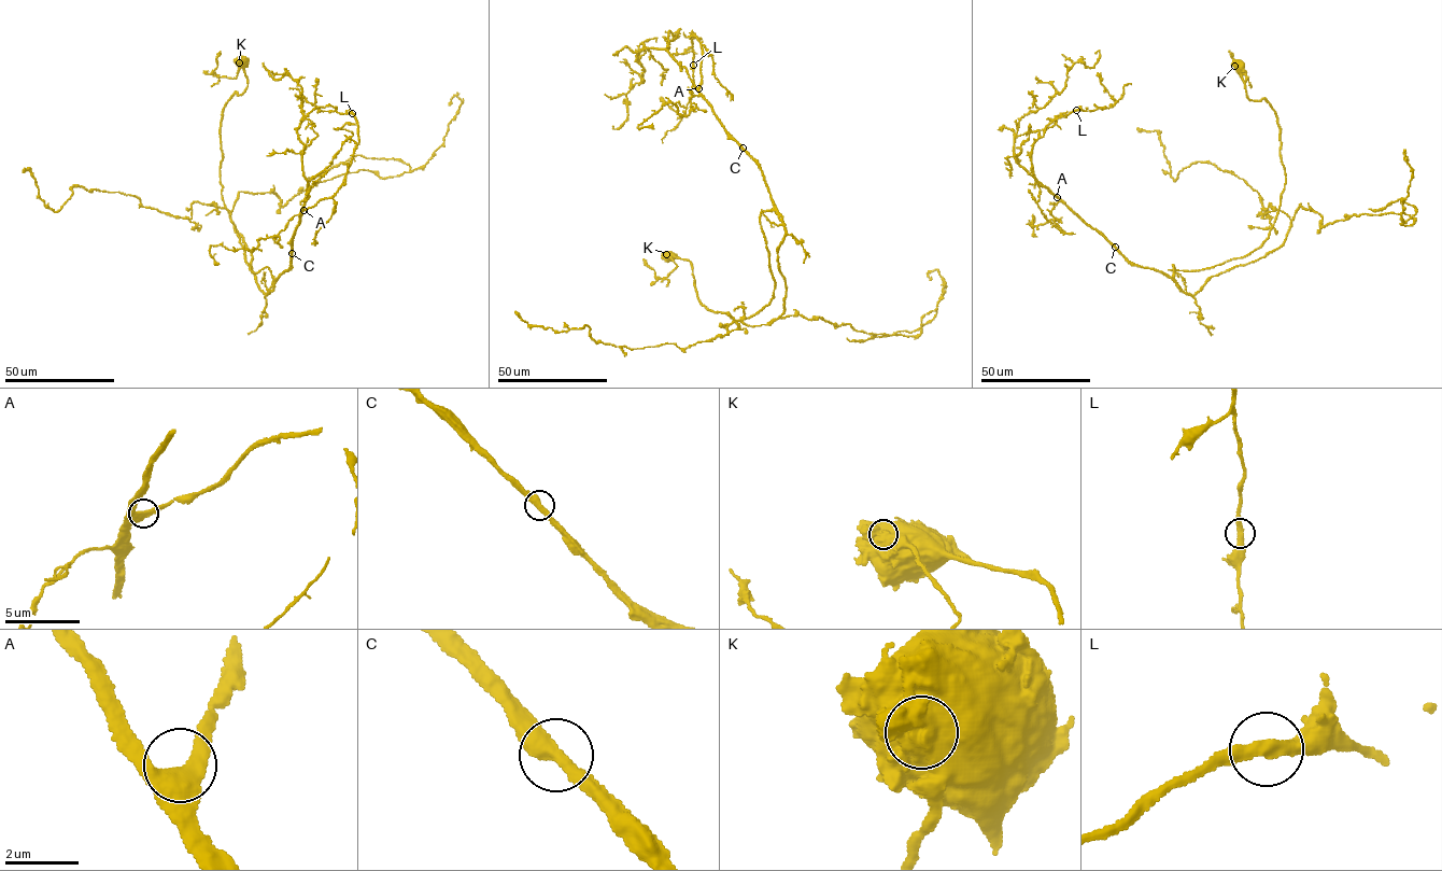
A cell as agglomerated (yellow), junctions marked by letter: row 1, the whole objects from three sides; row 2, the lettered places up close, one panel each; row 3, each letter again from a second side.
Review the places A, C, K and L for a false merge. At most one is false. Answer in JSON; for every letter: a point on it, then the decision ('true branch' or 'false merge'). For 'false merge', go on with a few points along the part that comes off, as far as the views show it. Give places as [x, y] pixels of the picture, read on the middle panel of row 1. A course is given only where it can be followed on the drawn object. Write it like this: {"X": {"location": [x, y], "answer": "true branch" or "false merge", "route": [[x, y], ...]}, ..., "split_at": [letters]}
{"A": {"location": [698, 88], "answer": "true branch"}, "C": {"location": [743, 148], "answer": "true branch"}, "K": {"location": [666, 254], "answer": "false merge", "route": [[665, 254], [677, 265], [664, 278], [655, 276], [642, 260]]}, "L": {"location": [693, 65], "answer": "true branch"}, "split_at": ["K"]}

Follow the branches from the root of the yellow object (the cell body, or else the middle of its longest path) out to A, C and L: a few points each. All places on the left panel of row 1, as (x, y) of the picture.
A: (240, 61), (248, 86), (222, 111), (220, 169), (250, 270), (267, 267), (274, 279), (290, 269), (304, 210)
C: (240, 61), (248, 86), (221, 123), (222, 199), (250, 270), (267, 267), (277, 279), (291, 253)
L: (240, 61), (248, 86), (222, 111), (220, 178), (254, 272), (290, 269), (301, 211), (348, 172), (352, 113)

